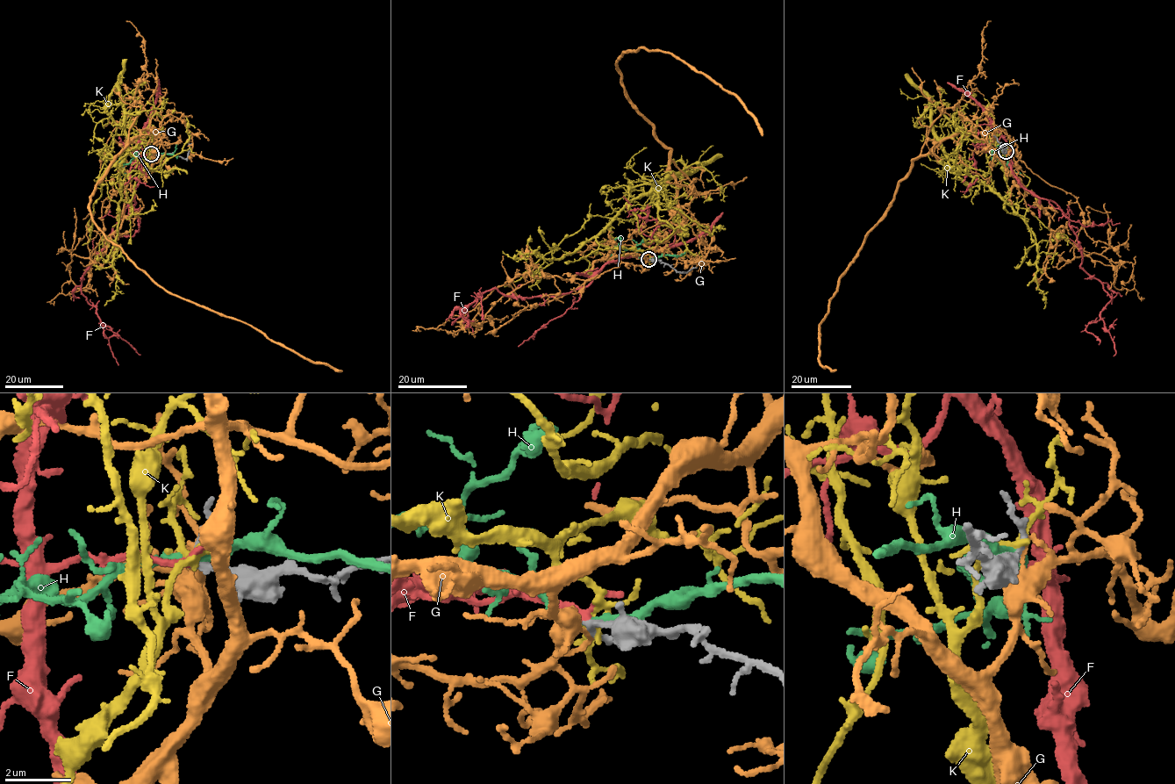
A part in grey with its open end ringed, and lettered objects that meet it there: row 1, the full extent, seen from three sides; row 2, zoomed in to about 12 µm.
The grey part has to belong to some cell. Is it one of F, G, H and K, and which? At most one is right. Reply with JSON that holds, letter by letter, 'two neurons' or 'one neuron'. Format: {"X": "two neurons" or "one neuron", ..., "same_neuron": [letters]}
{"F": "one neuron", "G": "two neurons", "H": "two neurons", "K": "two neurons", "same_neuron": ["F"]}

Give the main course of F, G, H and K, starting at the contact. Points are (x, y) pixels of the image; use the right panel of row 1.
F: (1006, 151), (1019, 183), (1067, 216), (1081, 268), (1110, 297), (1099, 320), (1085, 327), (1099, 344)
G: (1006, 149), (1002, 161), (958, 131), (912, 163), (820, 322), (818, 359), (836, 370)
H: (1006, 151), (1007, 164), (1020, 175)
K: (1006, 149), (1009, 204), (945, 153), (932, 99), (983, 144), (997, 194), (1078, 244)

